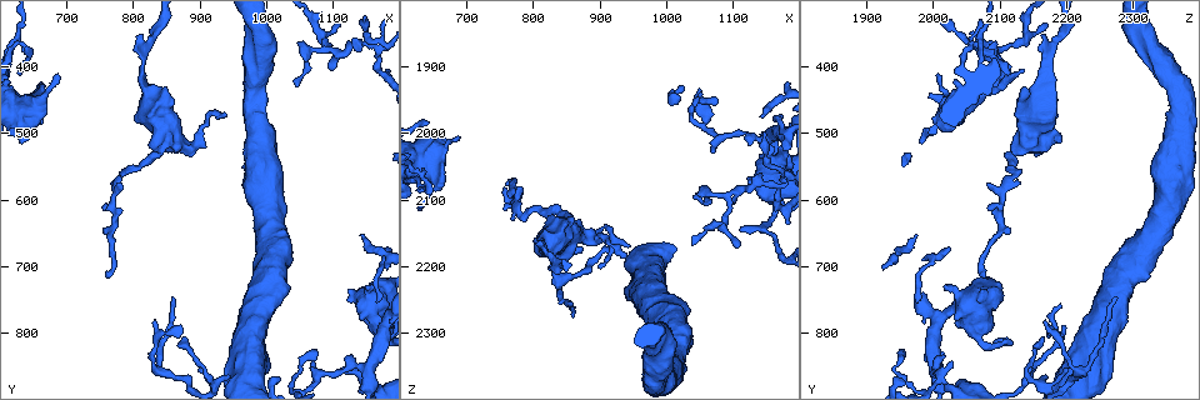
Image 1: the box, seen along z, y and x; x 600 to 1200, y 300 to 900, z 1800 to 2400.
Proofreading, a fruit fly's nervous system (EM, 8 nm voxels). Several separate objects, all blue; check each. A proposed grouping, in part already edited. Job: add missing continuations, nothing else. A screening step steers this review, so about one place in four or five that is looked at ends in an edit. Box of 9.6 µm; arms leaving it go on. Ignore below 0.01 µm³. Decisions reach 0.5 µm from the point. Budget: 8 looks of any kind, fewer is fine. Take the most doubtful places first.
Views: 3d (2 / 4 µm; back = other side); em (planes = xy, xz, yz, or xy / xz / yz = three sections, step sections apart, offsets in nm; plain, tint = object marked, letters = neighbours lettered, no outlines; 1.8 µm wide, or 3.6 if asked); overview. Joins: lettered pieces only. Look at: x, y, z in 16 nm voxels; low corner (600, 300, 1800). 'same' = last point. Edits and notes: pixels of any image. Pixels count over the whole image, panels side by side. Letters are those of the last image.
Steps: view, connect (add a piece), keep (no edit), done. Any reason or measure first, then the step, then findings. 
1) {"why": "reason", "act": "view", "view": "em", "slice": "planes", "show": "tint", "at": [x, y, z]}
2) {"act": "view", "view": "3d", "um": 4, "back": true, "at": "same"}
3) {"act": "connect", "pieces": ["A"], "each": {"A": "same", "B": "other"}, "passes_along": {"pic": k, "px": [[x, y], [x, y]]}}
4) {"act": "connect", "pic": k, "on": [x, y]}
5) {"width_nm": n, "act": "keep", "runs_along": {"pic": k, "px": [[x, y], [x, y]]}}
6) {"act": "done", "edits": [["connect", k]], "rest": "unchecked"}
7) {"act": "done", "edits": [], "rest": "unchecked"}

{"why": "an open end", "act": "view", "view": "3d", "um": 4, "at": [1140, 650, 1975]}

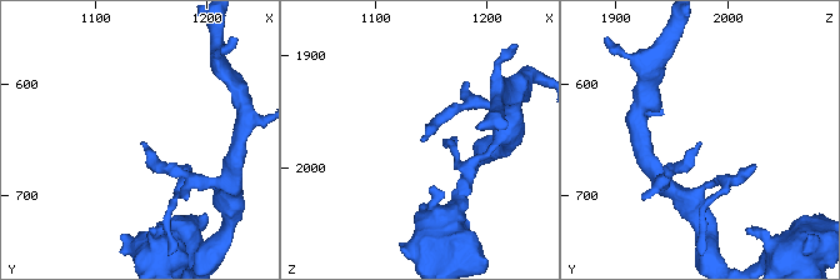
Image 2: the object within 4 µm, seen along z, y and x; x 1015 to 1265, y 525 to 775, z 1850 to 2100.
{"act": "view", "view": "em", "slice": "xz", "step": 16, "show": "tint", "at": [1144, 652, 1976]}

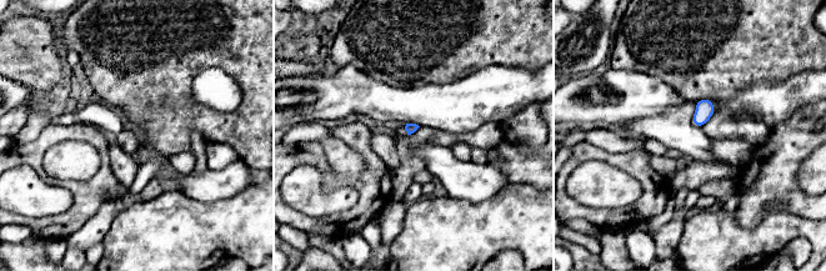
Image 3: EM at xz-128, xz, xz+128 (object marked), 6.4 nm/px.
{"act": "view", "view": "em", "slice": "planes", "show": "letters", "at": "same"}

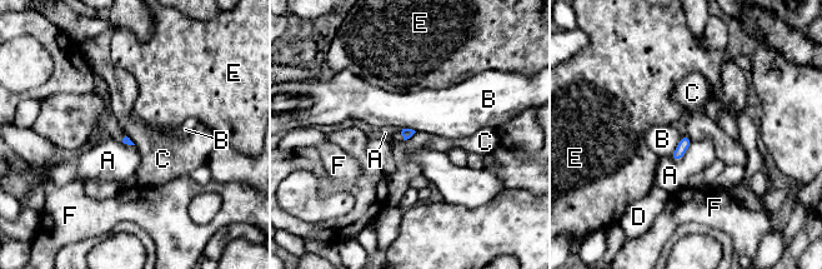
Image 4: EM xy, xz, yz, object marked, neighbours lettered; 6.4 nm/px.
{"act": "keep", "each": {"A": "other", "B": "other", "C": "other", "D": "other", "E": "other", "F": "other"}, "border": {"pic": 4, "px": [[416, 131], [404, 140]]}, "found": "none of them fits"}

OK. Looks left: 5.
{"why": "narrows sharply", "act": "view", "view": "3d", "um": 4, "at": [1090, 375, 2095]}

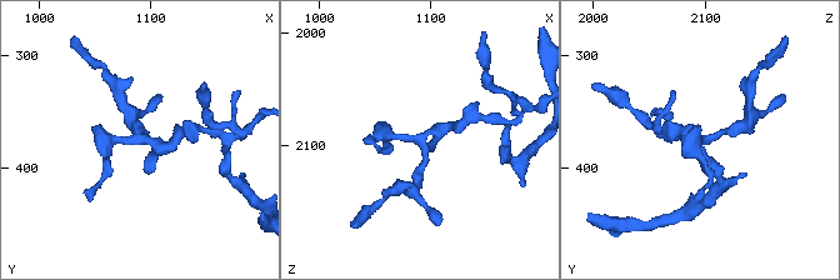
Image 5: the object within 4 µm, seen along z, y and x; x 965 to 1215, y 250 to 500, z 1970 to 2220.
{"arms": 3, "arm_widths_nm": [160, 160, 180], "act": "view", "view": "em", "slice": "planes", "show": "letters", "at": [1092, 378, 2098]}

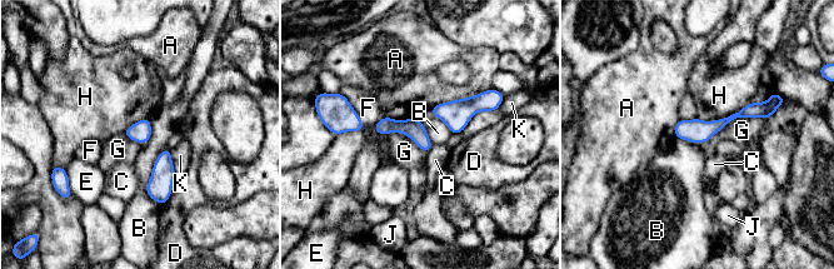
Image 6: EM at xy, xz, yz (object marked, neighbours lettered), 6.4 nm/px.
{"act": "keep", "each": {"A": "other", "B": "other", "C": "other", "D": "other", "E": "other", "F": "other", "G": "other", "H": "other", "J": "other", "K": "other"}, "border": {"pic": 6, "px": [[767, 119], [734, 118], [698, 144]]}, "found": "no lettered piece goes on from it"}

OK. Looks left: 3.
{"why": "thin neck", "act": "view", "view": "3d", "um": 4, "at": [830, 815, 2190]}

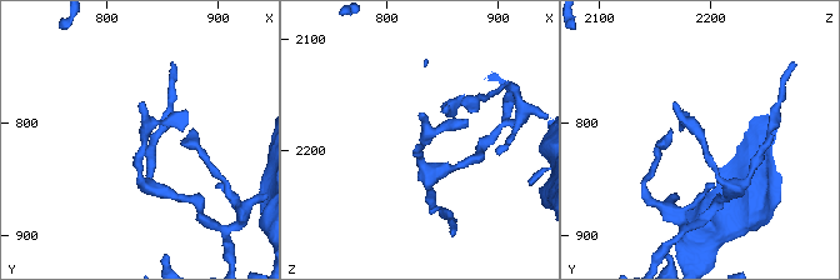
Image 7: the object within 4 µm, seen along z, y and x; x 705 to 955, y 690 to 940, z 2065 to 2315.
{"act": "view", "view": "em", "slice": "xy", "step": 16, "show": "tint", "at": [830, 812, 2194]}

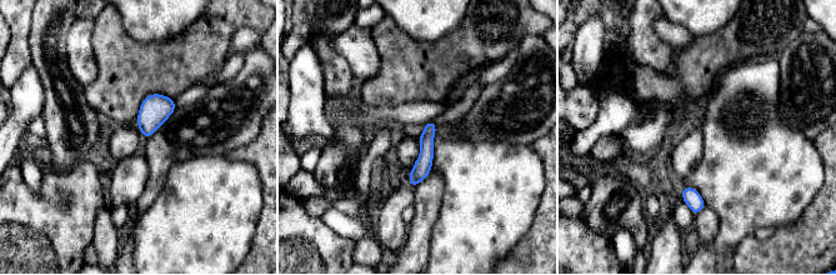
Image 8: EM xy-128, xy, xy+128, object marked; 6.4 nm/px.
{"why": "cut it another way", "act": "view", "view": "em", "slice": "planes", "show": "letters", "at": "same"}

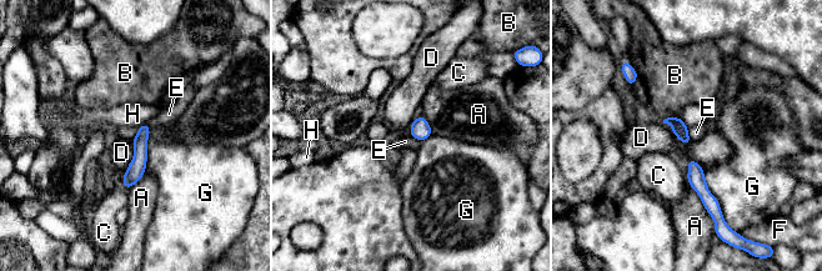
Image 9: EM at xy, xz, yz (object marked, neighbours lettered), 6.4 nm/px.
{"act": "keep", "each": {"A": "other", "B": "other", "C": "other", "D": "other", "E": "other", "F": "other", "G": "other", "H": "other"}, "found": "no lettered piece goes on from it"}

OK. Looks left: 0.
{"act": "done", "edits": [], "rest": "unchecked"}

